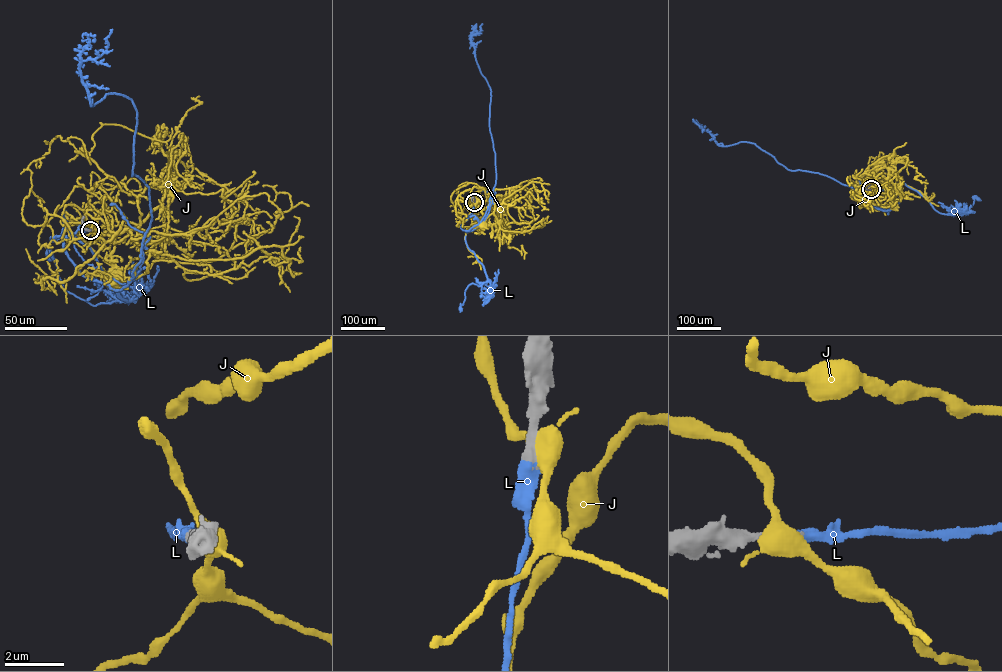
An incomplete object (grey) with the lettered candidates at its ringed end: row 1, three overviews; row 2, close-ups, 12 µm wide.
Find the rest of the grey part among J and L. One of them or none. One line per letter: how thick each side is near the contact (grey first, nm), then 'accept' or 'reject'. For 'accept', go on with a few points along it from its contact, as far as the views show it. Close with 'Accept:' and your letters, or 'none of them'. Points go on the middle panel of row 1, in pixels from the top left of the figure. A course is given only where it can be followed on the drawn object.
J: calibres 480 and 400 nm; reject
L: calibres 440 and 500 nm; accept; course (474, 202), (460, 228), (488, 281), (468, 285), (461, 309)
Accept: L

